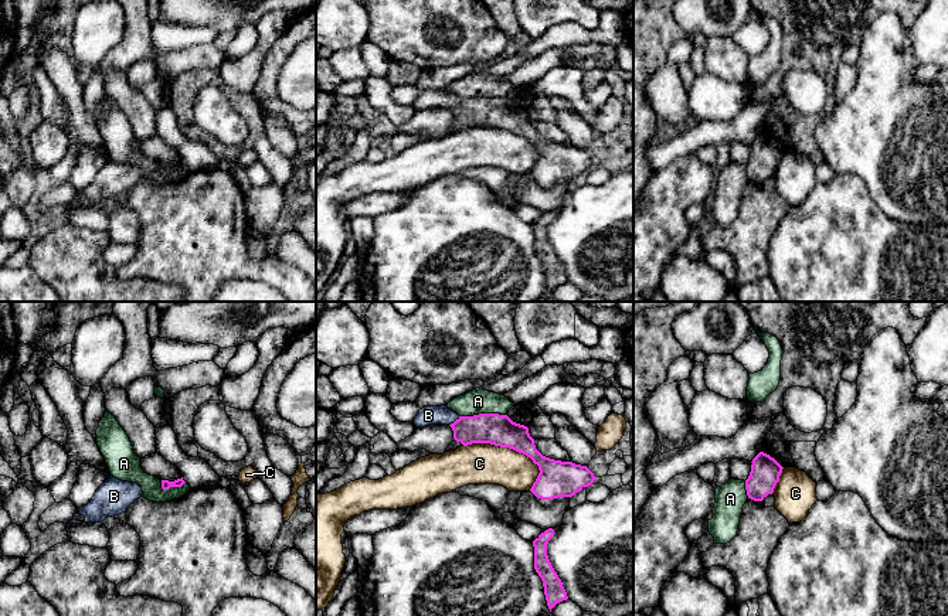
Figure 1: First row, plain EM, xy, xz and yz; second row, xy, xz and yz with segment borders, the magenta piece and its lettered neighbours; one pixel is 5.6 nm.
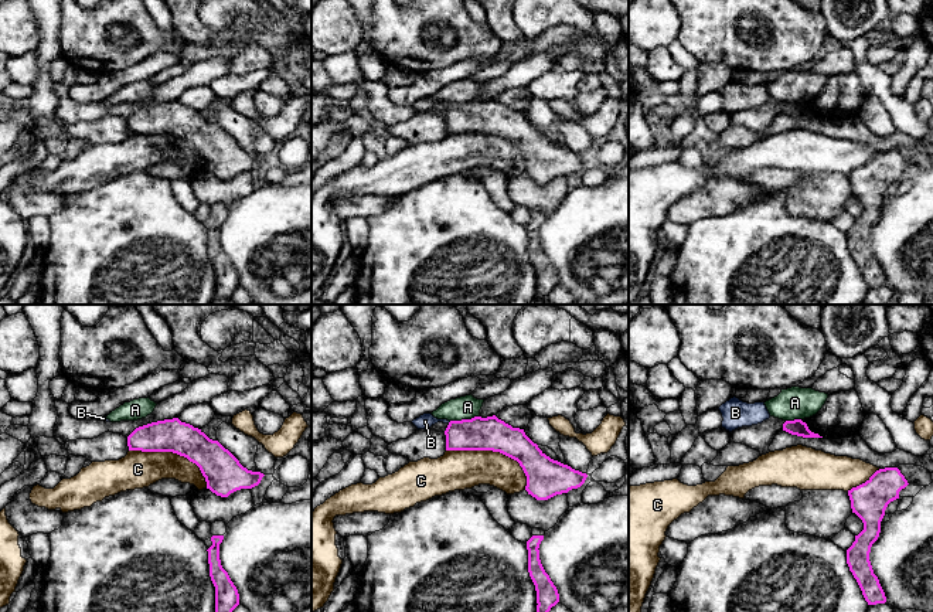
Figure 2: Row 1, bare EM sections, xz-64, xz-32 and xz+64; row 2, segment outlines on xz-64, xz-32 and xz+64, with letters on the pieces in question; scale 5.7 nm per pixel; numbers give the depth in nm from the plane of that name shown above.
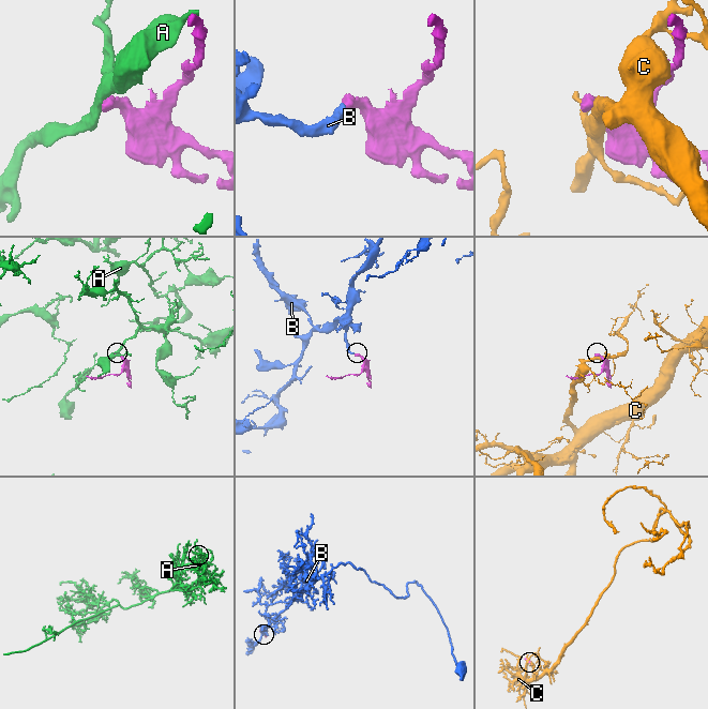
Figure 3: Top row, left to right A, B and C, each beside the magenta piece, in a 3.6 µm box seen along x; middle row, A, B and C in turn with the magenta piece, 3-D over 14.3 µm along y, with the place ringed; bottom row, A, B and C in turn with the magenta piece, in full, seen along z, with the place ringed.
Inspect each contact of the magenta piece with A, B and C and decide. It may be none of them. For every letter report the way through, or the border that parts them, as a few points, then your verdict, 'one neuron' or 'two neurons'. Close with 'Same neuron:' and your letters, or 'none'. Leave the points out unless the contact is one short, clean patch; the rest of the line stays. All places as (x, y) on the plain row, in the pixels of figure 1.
A: along xz (506, 97), (459, 99) | two neurons
B: across xz (496, 112), (466, 112), (455, 104), (444, 98), (428, 98) | one neuron
C: two neurons
Same neuron: B

